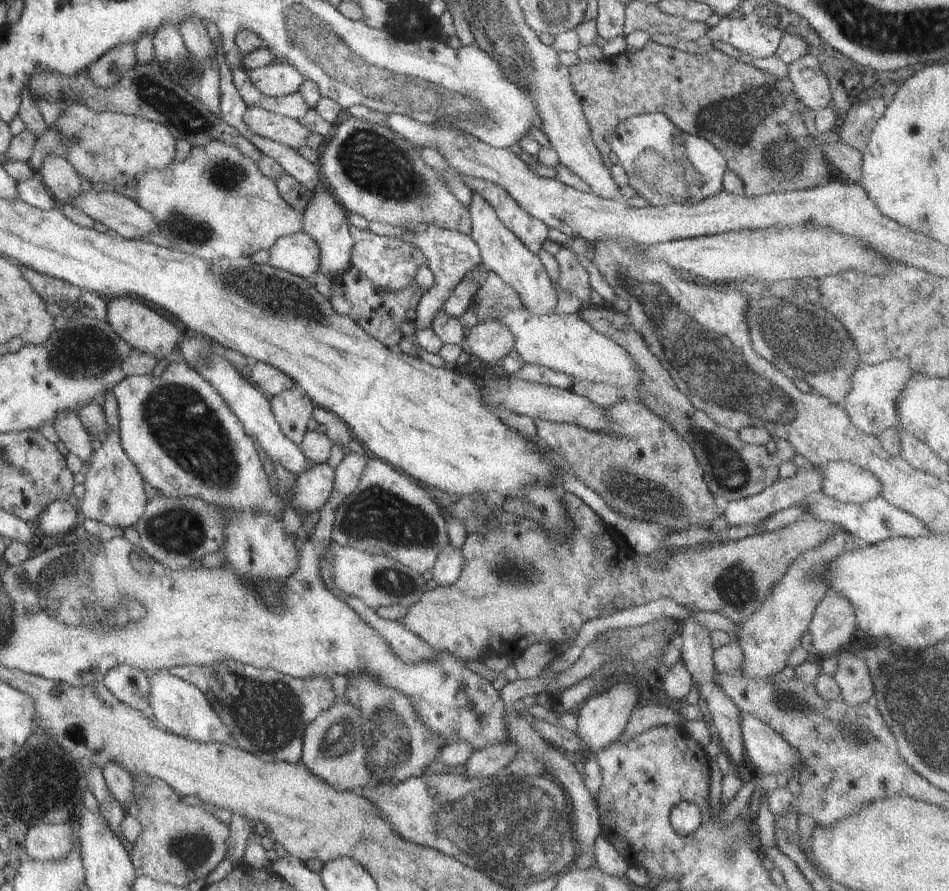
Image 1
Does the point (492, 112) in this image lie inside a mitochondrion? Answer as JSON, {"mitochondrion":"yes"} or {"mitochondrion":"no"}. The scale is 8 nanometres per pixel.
{"mitochondrion":"yes"}

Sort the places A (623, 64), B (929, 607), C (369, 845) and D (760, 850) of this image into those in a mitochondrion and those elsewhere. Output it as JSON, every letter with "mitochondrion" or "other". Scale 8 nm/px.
{"A":"other","B":"other","C":"other","D":"other"}

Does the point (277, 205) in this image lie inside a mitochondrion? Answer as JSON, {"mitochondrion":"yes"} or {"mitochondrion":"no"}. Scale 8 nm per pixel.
{"mitochondrion":"no"}

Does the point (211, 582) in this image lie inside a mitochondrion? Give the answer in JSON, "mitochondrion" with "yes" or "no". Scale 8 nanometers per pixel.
{"mitochondrion":"no"}

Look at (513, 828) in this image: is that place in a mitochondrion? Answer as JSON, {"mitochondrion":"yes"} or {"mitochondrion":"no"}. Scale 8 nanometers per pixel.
{"mitochondrion":"yes"}

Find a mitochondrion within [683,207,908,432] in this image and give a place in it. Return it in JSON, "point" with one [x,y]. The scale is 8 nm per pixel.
{"point":[802,338]}

